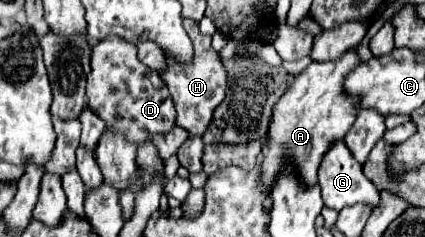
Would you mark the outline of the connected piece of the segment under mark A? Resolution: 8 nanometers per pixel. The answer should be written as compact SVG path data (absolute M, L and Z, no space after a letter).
M356 48L346 50L338 60L330 62L312 62L306 70L302 70L284 92L284 96L274 104L268 142L264 144L264 162L262 162L262 182L272 188L274 178L282 170L282 164L290 160L300 178L312 186L316 184L316 172L322 162L322 156L330 148L330 144L350 130L356 120L358 106L354 106L354 98L346 98L342 94L342 78L360 64Z

